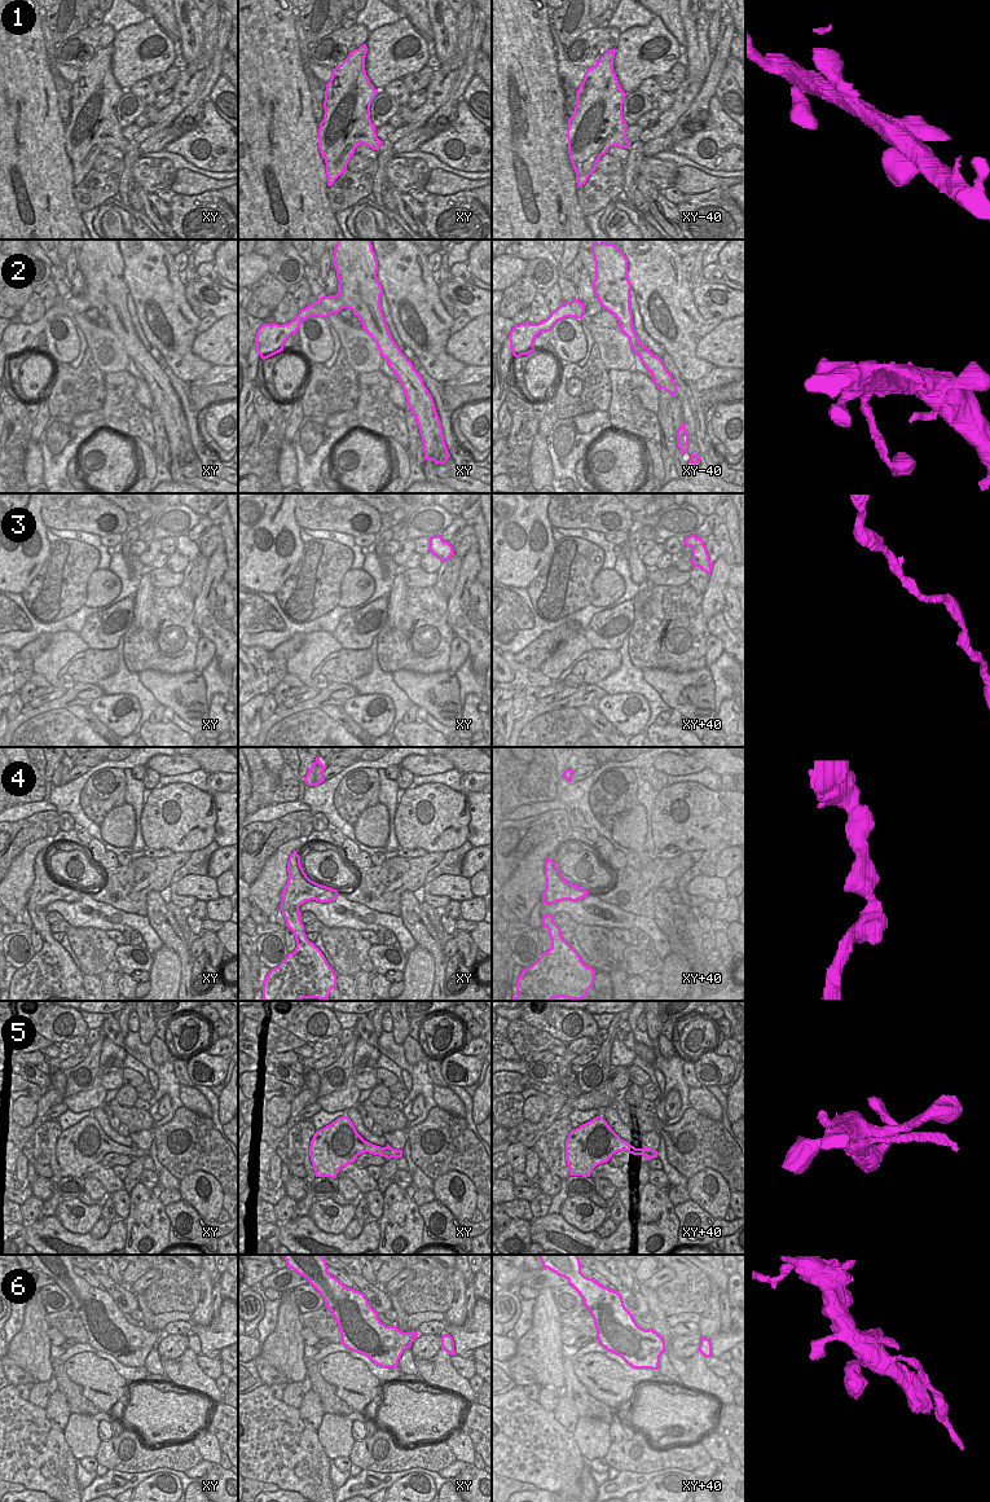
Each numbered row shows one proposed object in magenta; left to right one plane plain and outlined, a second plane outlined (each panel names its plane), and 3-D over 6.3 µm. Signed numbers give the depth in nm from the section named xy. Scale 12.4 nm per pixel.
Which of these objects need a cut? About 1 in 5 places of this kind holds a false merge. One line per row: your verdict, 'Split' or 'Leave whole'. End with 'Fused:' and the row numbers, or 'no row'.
1: Leave whole
2: Leave whole
3: Leave whole
4: Leave whole
5: Split
6: Leave whole
Fused: 5.

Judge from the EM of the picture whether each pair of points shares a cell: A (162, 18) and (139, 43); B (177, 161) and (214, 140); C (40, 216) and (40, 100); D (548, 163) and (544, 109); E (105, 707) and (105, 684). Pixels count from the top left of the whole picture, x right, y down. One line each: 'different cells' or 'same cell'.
A: different cells
B: different cells
C: same cell
D: same cell
E: different cells

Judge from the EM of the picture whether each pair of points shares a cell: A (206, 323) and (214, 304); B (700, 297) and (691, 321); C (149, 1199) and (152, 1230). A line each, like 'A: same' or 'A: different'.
A: different
B: different
C: same

